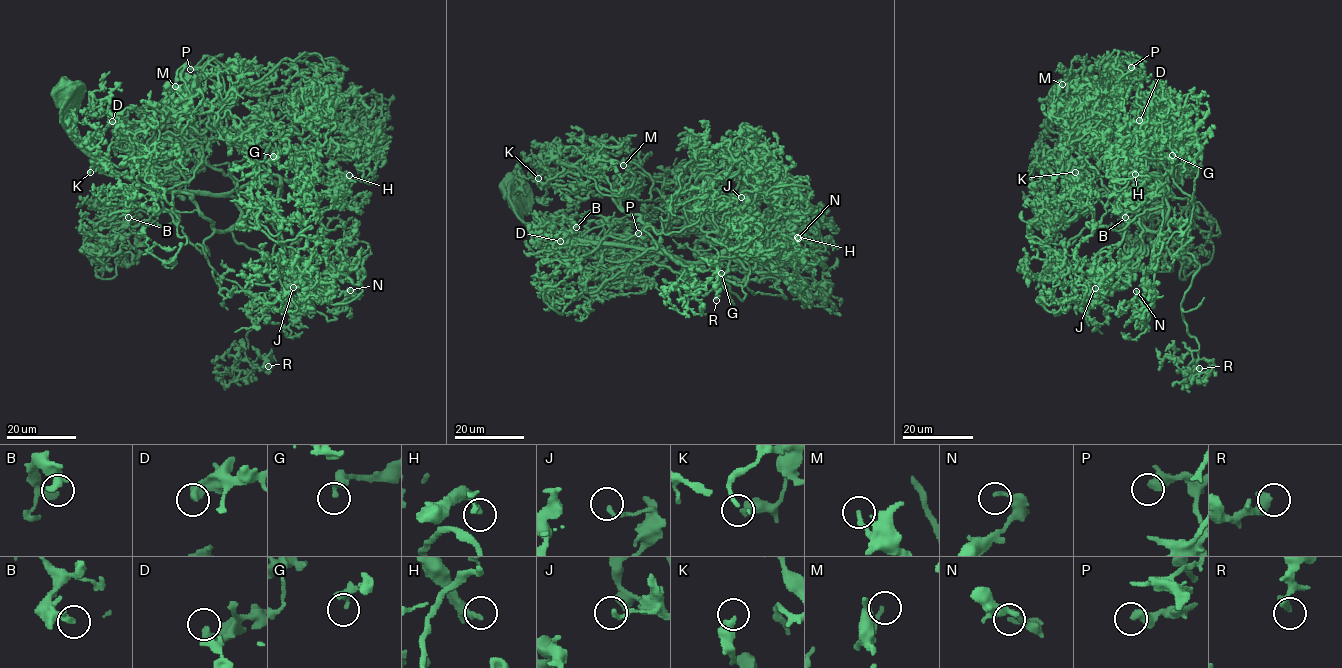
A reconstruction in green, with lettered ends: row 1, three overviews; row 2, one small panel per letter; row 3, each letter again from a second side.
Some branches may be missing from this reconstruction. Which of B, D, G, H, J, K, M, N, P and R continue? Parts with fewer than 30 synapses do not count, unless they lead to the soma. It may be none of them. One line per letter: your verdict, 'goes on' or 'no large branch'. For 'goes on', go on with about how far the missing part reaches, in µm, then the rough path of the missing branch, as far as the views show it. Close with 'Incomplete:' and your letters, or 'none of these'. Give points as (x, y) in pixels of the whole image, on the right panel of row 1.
B: no large branch
D: no large branch
G: no large branch
H: no large branch
J: no large branch
K: no large branch
M: no large branch
N: no large branch
P: no large branch
R: no large branch
Incomplete: none of these

